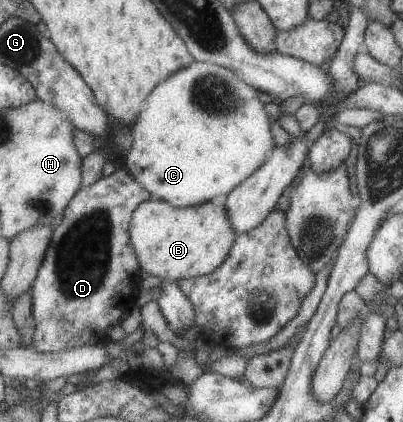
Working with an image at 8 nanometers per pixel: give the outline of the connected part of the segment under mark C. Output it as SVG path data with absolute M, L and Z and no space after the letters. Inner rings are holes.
M194 61L188 68L178 70L176 74L168 76L164 82L160 82L150 93L146 101L146 110L140 112L138 120L131 126L132 146L126 154L126 166L133 177L144 187L150 194L156 194L160 200L169 202L173 207L196 206L196 204L204 204L204 202L212 202L216 196L227 195L240 186L248 176L252 176L258 168L260 168L272 154L272 150L276 148L276 141L273 138L270 124L272 119L265 110L265 104L258 97L258 90L250 84L246 84L244 80L238 78L232 70L224 68L214 63Z

